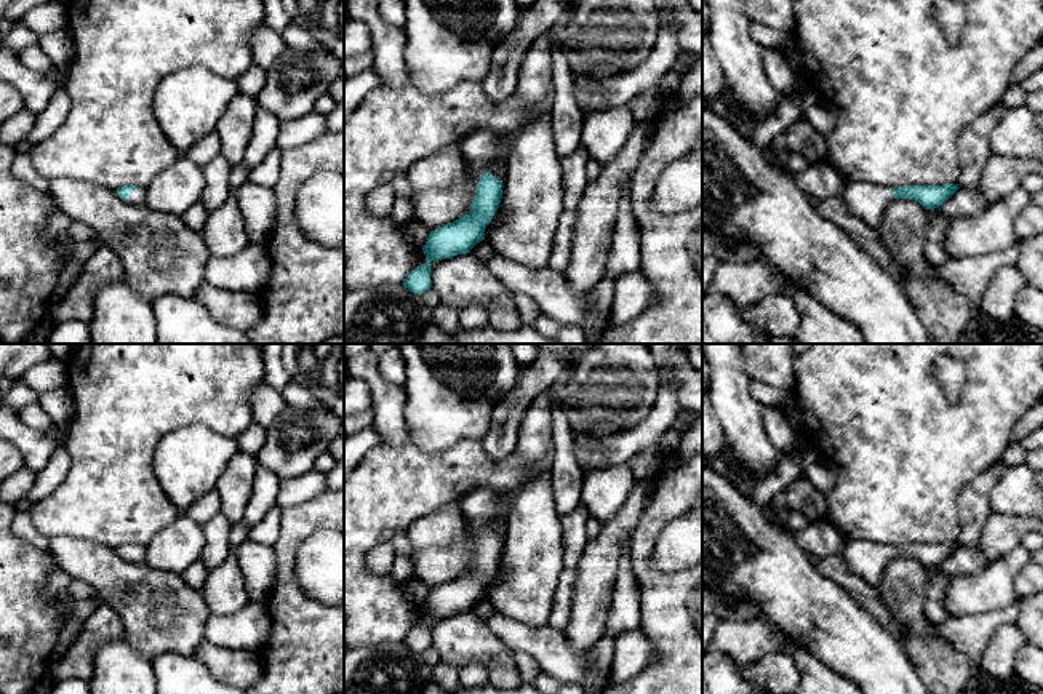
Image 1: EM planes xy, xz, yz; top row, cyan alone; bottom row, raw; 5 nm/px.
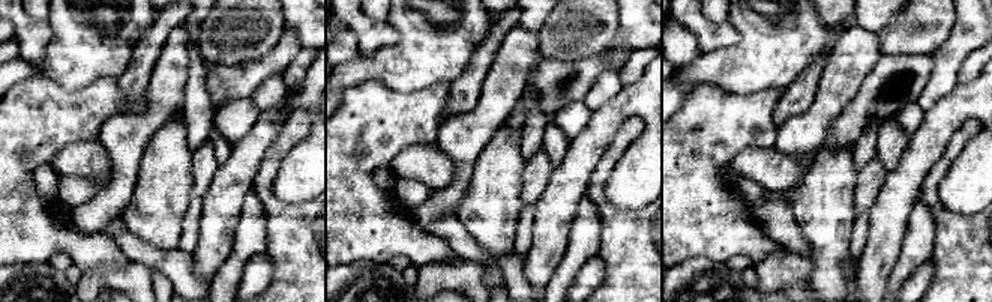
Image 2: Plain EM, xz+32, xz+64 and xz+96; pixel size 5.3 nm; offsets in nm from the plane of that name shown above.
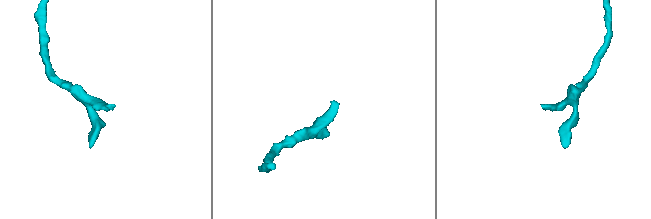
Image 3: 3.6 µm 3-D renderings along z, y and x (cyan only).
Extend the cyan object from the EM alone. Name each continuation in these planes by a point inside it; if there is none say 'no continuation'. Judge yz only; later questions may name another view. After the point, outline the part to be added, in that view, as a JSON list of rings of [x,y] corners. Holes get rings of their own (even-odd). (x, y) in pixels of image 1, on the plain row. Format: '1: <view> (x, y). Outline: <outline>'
1: yz (867, 558). Outline: [[[848,540],[843,556],[869,585],[880,584],[885,566],[894,558],[891,547],[872,540]]]

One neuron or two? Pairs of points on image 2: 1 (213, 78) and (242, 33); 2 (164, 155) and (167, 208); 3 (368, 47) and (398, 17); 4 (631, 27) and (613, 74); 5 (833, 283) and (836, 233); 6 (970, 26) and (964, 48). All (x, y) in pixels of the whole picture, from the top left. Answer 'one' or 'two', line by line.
1: two
2: one
3: two
4: one
5: one
6: one

